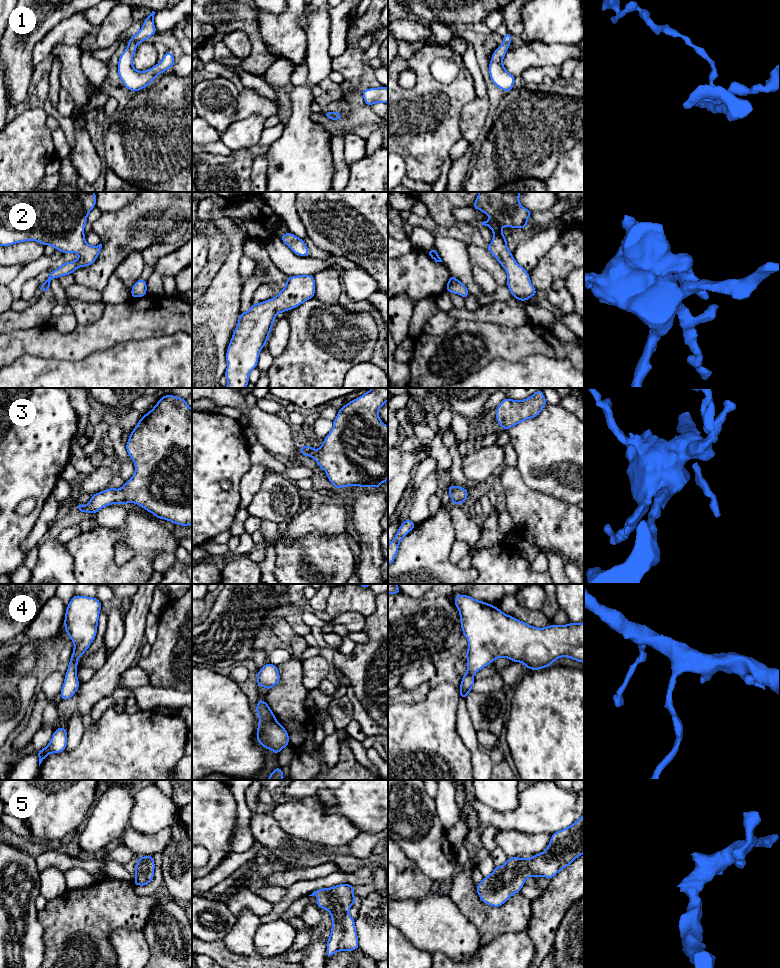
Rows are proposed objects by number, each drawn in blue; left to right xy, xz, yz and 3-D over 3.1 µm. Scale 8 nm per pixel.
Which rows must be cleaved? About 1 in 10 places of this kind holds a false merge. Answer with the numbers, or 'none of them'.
none of them

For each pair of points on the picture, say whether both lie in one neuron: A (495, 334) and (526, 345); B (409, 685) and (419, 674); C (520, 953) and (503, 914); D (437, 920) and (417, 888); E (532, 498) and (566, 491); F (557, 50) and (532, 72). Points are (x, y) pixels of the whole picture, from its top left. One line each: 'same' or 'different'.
A: same
B: same
C: different
D: different
E: different
F: different

